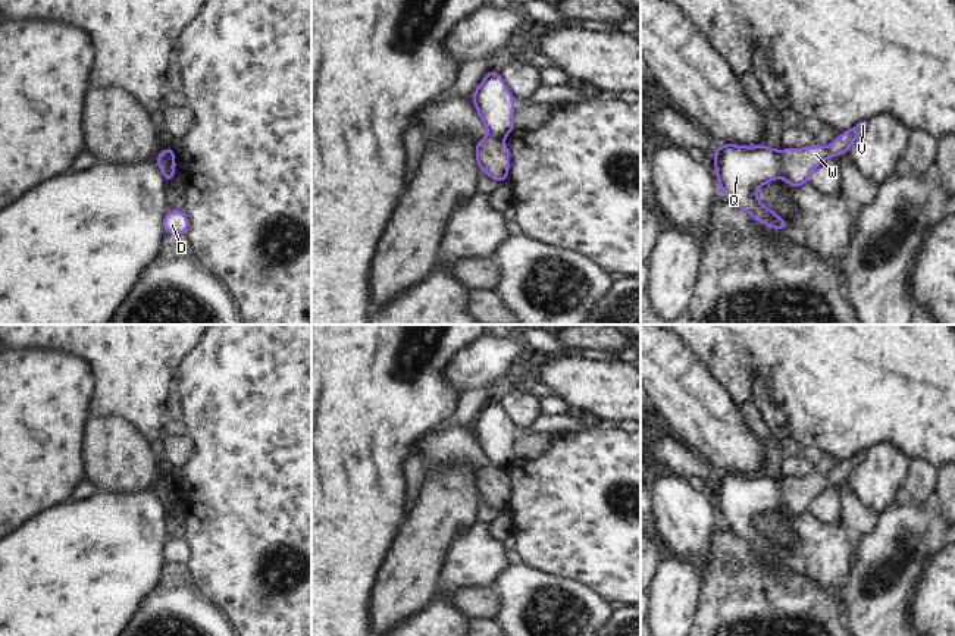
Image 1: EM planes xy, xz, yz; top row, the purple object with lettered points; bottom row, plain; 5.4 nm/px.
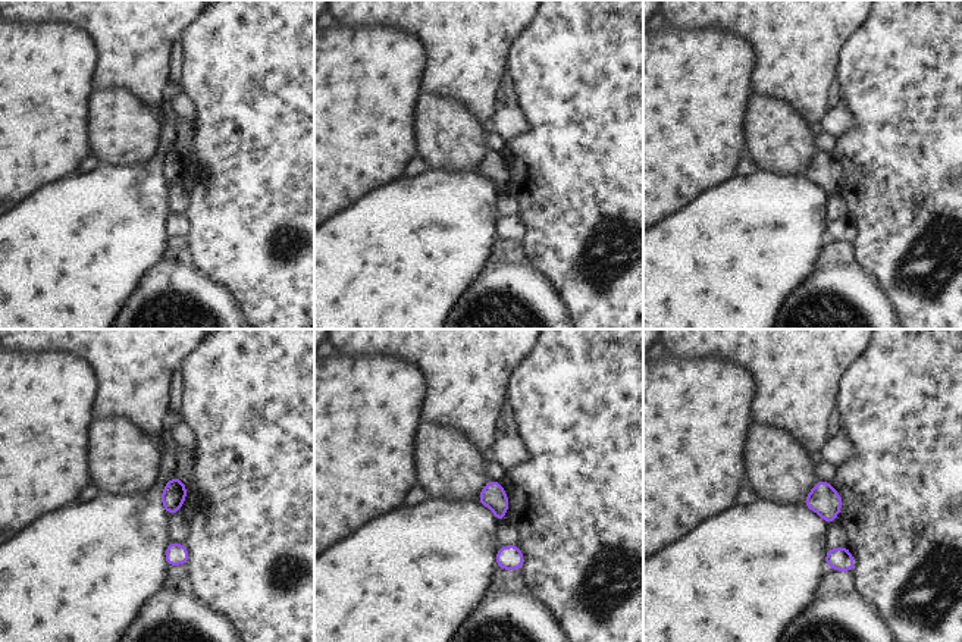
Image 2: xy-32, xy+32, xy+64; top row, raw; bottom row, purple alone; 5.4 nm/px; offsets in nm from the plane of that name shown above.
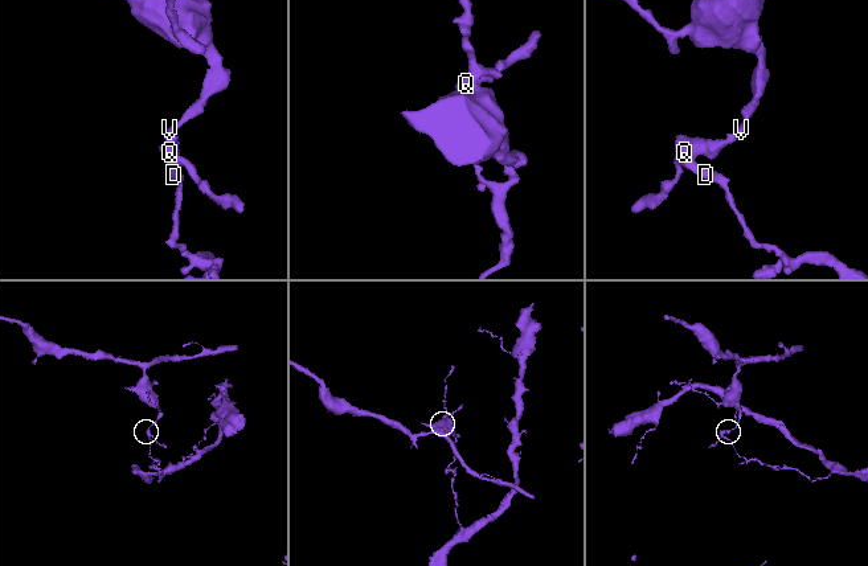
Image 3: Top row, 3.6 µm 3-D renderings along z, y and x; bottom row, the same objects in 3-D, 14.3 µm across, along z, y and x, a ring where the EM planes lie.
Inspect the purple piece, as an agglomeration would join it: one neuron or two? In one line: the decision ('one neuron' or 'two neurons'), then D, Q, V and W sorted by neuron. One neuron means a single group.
two neurons | D Q / V W

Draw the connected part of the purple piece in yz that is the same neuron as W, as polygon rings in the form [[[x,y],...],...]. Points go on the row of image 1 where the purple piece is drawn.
[[[860,122],[852,129],[842,132],[829,147],[810,145],[805,148],[783,148],[782,178],[792,188],[808,184],[811,173],[827,159],[848,153],[868,122]]]

